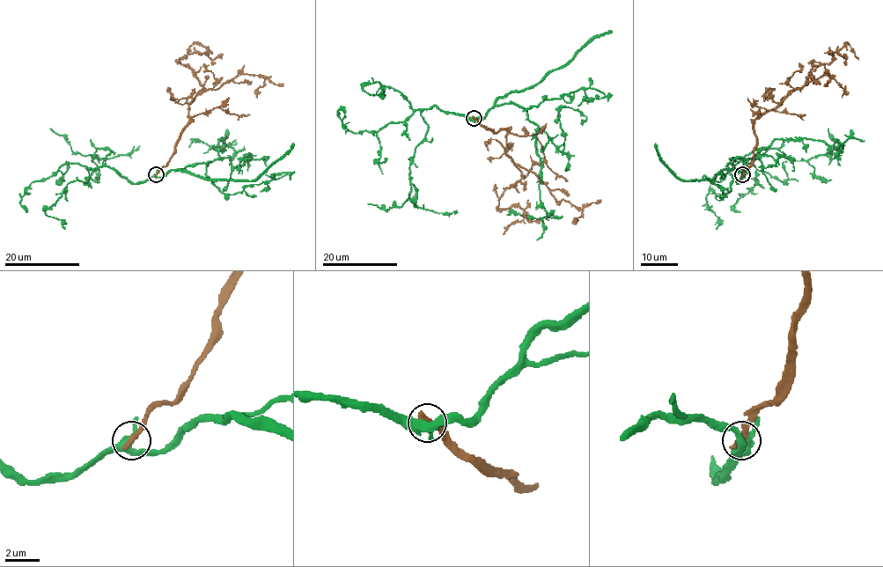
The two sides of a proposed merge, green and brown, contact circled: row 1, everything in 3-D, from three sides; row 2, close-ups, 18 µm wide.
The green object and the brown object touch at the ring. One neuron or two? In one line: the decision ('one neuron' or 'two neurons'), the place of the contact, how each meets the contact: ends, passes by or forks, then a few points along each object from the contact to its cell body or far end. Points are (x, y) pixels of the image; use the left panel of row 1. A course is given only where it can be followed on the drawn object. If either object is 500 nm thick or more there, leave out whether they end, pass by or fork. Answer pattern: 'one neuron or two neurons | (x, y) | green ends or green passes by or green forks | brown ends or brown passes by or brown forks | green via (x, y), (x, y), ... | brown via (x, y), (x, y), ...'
two neurons | (156, 174) | green forks | brown ends | green via (156, 175), (163, 177), (166, 172), (219, 159), (219, 139), (229, 146), (211, 147), (193, 141), (189, 147) | brown via (156, 175), (165, 165), (189, 120), (189, 104), (203, 88), (180, 60), (207, 50), (194, 43), (185, 59)

